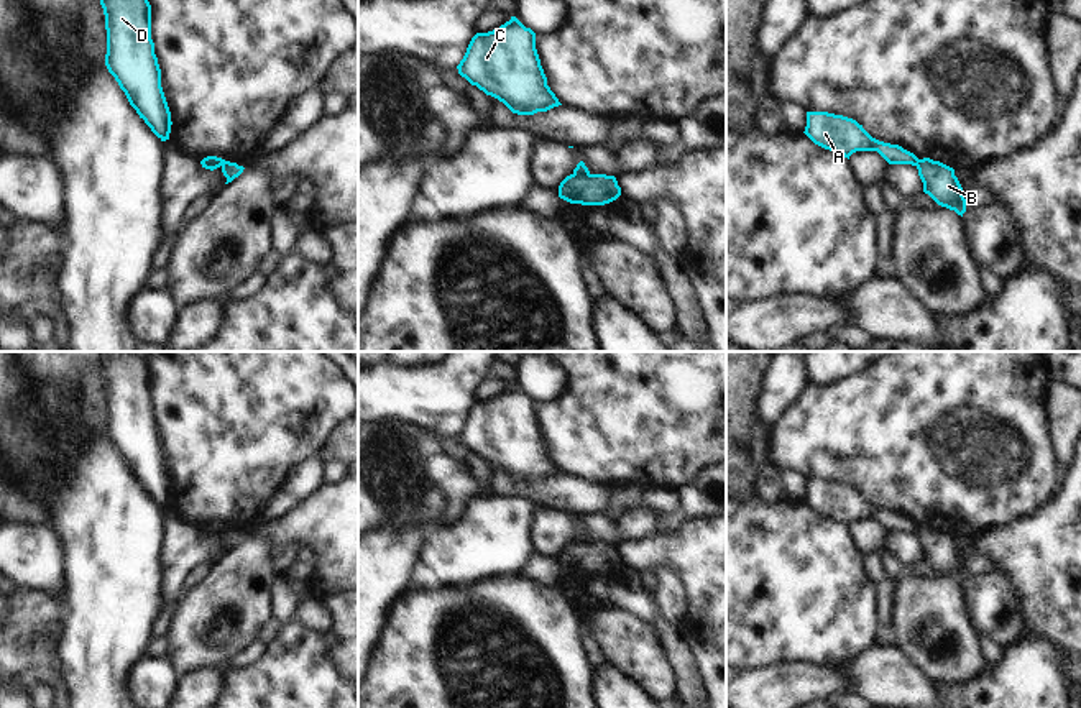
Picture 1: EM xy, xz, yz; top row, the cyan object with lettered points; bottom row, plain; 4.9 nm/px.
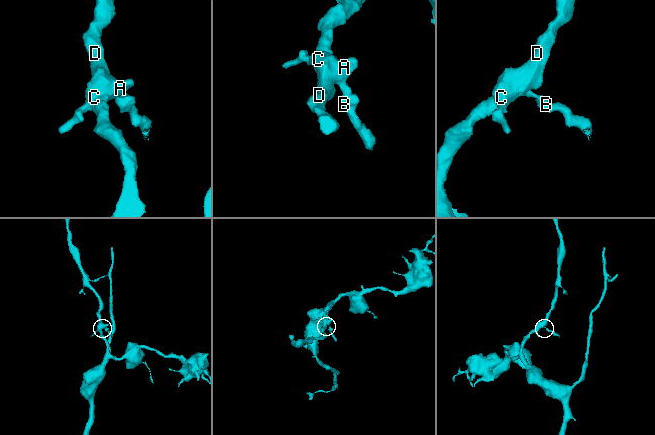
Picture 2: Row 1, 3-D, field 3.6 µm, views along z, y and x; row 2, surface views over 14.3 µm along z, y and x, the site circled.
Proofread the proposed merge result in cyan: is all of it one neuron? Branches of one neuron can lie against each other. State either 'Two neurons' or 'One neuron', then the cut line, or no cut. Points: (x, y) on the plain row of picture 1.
Two neurons. Split along xy (202, 528), (209, 533), (227, 529).

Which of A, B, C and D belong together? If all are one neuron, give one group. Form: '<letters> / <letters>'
A C D / B

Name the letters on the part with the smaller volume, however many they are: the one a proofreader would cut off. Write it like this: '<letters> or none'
B.

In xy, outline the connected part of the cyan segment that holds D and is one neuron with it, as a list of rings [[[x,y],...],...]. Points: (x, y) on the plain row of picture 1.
[[[126,352],[107,355],[100,373],[107,398],[105,434],[140,486],[166,509],[172,490],[151,407],[151,373],[141,356]]]

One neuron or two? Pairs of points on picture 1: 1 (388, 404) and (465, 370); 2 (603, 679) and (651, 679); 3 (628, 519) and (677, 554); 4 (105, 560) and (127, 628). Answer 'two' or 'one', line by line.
1: one
2: two
3: two
4: one

